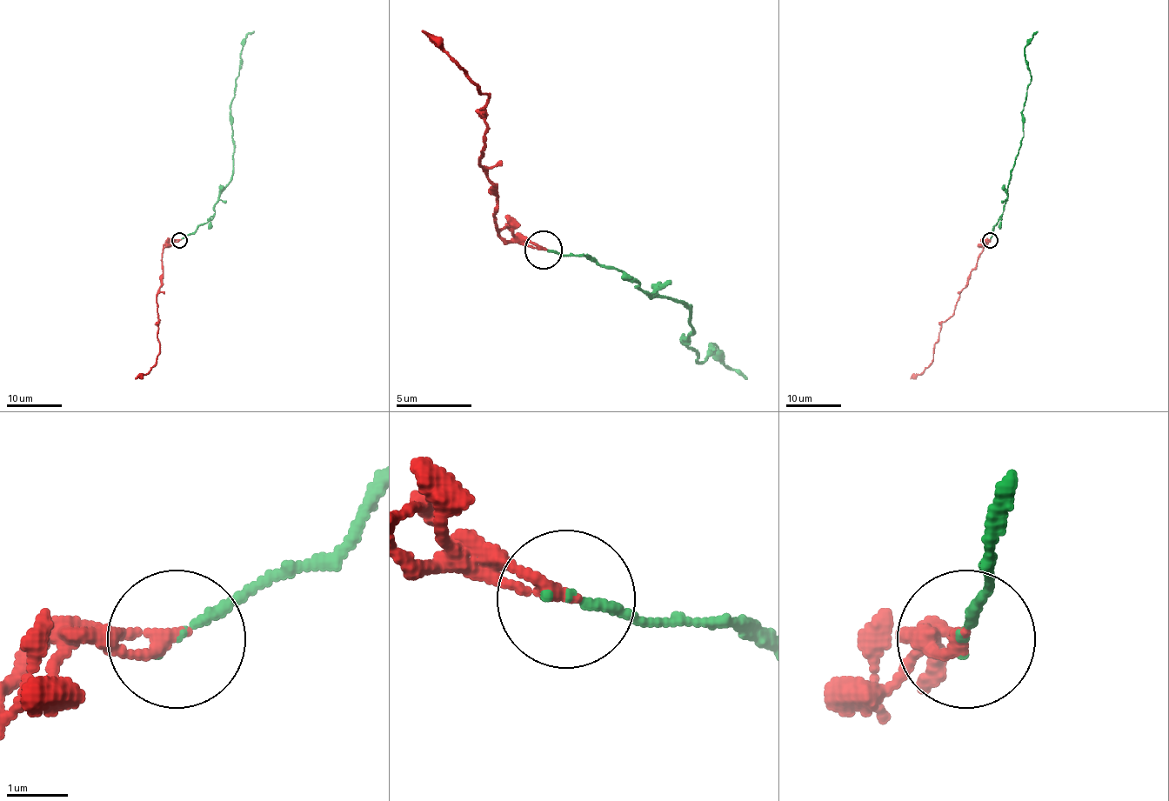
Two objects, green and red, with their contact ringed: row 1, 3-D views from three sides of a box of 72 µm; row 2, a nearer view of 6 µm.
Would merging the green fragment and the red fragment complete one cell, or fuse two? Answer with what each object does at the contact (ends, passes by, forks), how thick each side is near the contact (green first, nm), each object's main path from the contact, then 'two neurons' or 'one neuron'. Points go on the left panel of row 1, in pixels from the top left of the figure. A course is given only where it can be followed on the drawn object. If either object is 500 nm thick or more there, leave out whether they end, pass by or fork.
green ends; red ends; calibres 130 and 240 nm; course green (180, 240), (213, 215), (218, 193), (231, 177), (230, 104), (239, 70), (242, 42), (253, 30); course red (180, 240), (171, 240), (162, 254), (162, 284), (156, 292), (157, 359), (145, 374), (140, 374), (136, 378); one neuron

